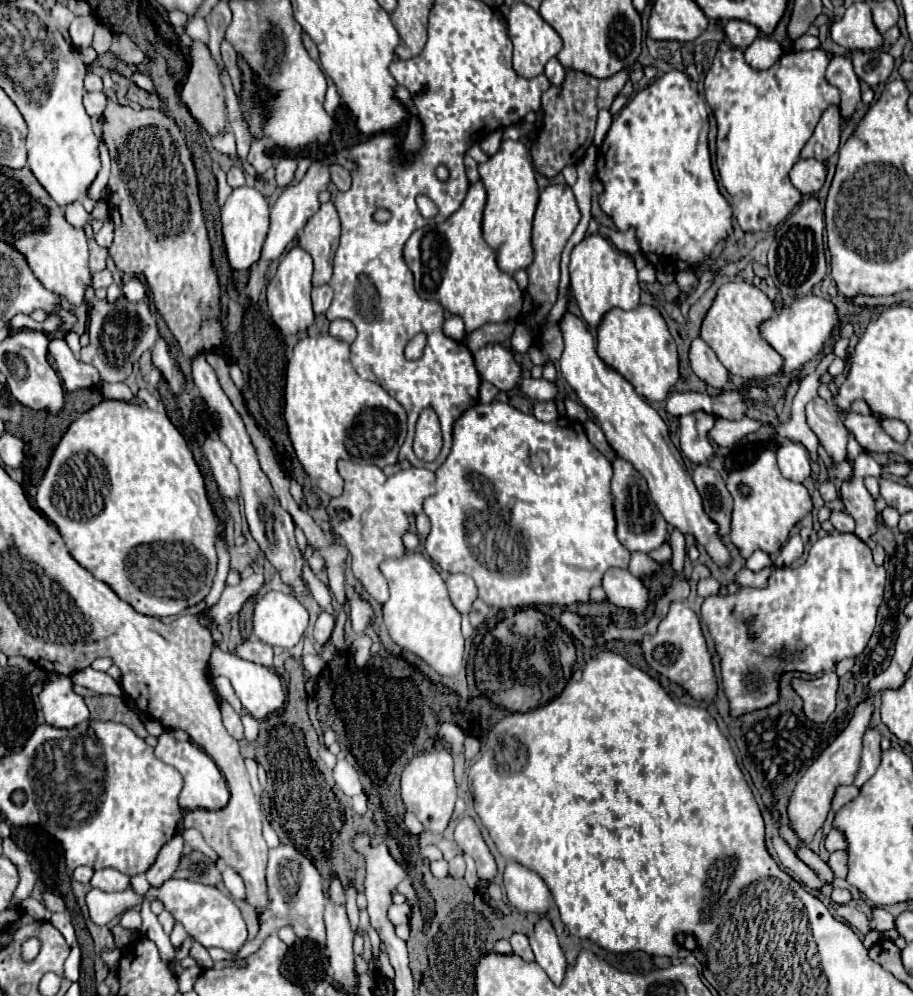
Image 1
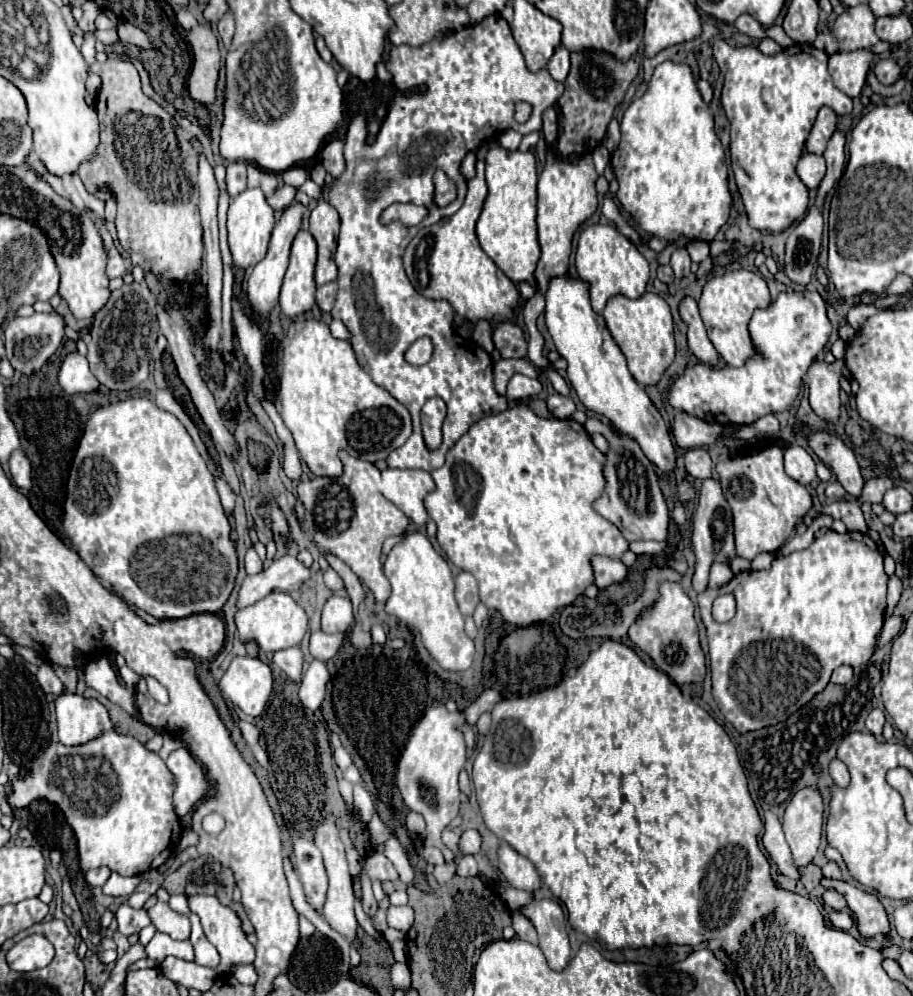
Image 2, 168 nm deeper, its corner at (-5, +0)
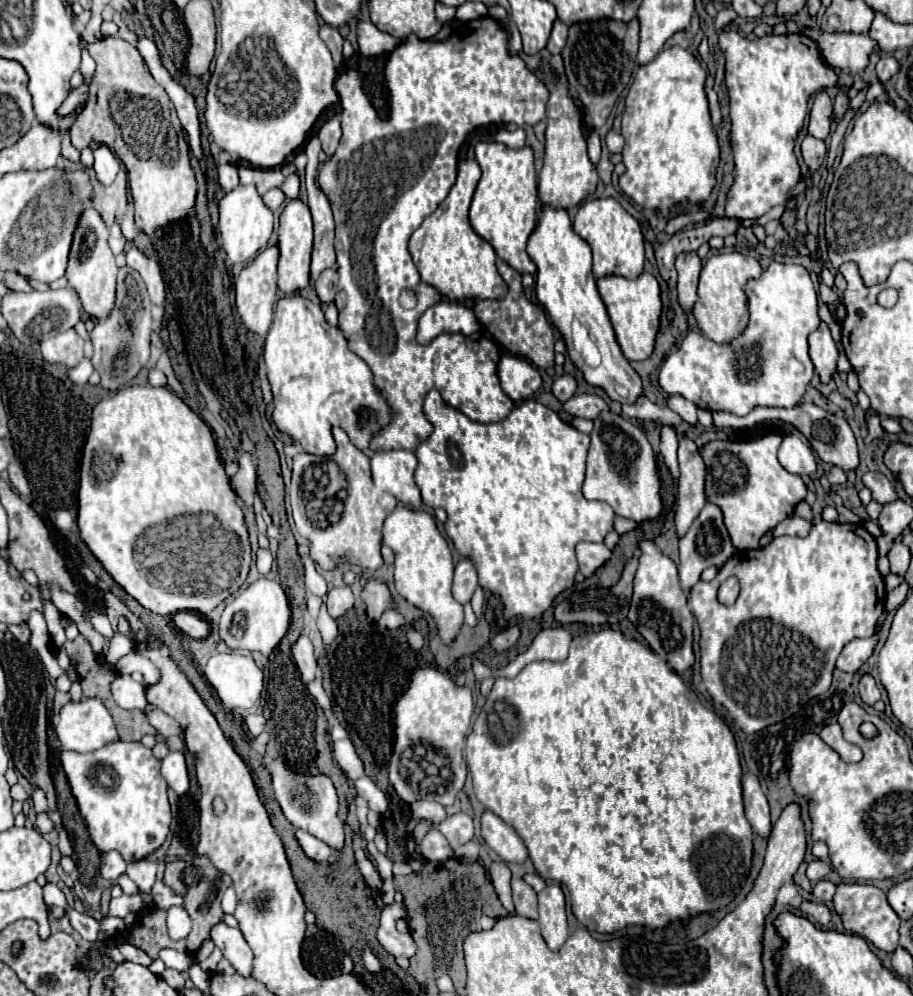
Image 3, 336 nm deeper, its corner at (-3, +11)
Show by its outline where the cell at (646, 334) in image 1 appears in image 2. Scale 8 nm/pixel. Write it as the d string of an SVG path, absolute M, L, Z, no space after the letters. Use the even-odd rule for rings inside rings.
M645 292L637 300L613 296L603 310L605 324L627 358L629 372L641 386L655 386L675 358L675 336L669 306L657 294Z

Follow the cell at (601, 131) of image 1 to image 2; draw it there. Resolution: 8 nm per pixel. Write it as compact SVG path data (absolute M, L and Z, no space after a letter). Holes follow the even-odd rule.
M602 144L592 152L591 156L597 174L601 176L610 161L610 153L605 145Z

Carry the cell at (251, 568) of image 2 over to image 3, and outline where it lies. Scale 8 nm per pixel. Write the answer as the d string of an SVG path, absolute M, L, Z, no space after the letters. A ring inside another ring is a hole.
M259 549L259 553L257 553L257 569L259 569L259 573L267 575L271 571L272 563L272 554L269 551L265 551L265 549Z

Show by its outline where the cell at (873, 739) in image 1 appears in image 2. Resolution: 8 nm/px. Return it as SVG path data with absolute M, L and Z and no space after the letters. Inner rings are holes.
M871 710L871 714L867 716L867 730L875 736L875 738L881 738L883 734L883 724L885 724L885 716L881 710Z

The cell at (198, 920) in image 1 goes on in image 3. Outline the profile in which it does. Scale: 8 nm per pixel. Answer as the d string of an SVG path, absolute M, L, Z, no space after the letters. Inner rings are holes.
M217 923L211 931L211 939L223 951L223 957L235 967L235 971L243 977L251 977L253 967L253 951L243 939L239 929L233 929L225 923Z

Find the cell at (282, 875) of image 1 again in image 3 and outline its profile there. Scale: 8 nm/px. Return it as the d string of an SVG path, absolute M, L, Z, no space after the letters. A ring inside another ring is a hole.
M297 829L295 837L297 837L299 845L303 847L303 851L307 853L309 859L313 859L317 863L323 863L331 855L331 847L327 847L327 843L323 843L321 839L315 839L311 833L305 833L305 831Z

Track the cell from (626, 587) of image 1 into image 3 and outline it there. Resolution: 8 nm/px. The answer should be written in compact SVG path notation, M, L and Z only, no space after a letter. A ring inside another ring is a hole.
M579 543L575 547L575 553L579 571L585 577L591 577L611 557L611 549L607 549L603 543Z

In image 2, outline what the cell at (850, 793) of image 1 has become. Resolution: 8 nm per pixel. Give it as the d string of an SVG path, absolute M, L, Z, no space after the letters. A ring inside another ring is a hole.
M833 760L829 770L831 770L831 776L833 776L833 780L839 788L849 786L849 772L847 772L847 766L841 760Z

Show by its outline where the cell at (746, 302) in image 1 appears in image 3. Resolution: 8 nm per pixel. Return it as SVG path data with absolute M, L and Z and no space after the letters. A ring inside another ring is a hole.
M719 253L711 255L707 263L703 265L701 277L699 277L699 287L697 287L697 301L693 305L693 317L709 339L717 343L725 343L735 339L747 325L749 321L749 311L747 311L747 297L745 297L745 283L749 279L757 279L763 273L759 261L749 255L741 253Z

